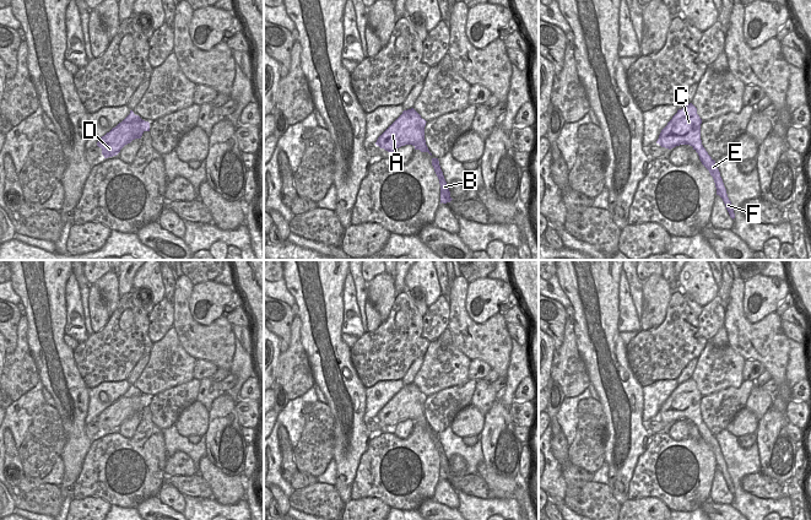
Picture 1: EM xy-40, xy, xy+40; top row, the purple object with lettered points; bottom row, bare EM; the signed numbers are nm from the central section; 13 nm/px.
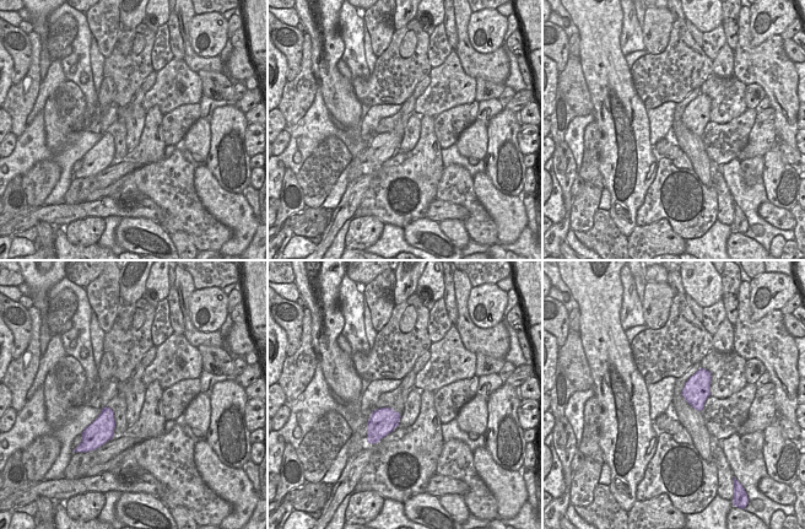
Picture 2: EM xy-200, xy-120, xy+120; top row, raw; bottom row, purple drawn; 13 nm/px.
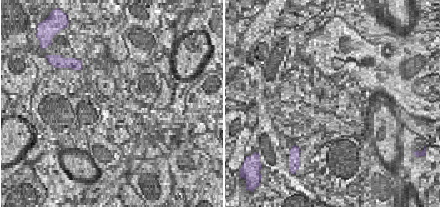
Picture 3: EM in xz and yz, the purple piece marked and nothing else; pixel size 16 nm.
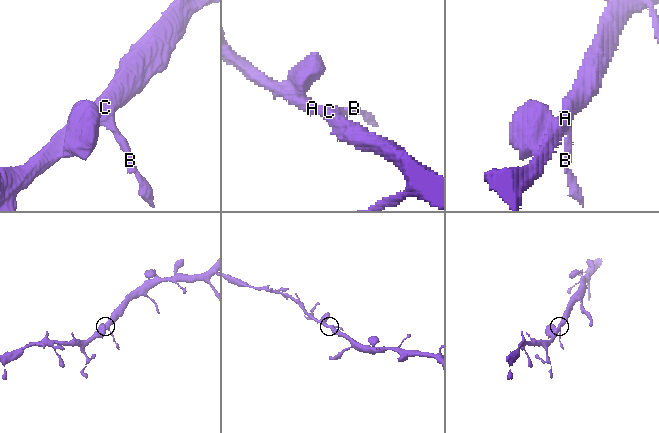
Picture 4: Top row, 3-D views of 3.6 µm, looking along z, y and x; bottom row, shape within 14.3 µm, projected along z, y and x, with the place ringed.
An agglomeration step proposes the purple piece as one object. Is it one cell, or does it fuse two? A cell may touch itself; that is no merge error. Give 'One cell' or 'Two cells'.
One cell.

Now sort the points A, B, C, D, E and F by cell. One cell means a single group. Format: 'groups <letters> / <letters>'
groups A B C D E F

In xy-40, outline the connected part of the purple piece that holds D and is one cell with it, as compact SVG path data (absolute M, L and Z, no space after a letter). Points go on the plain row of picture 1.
M130 385L121 397L98 415L97 421L102 423L104 433L113 432L133 415L141 413L145 406L150 406L150 397Z

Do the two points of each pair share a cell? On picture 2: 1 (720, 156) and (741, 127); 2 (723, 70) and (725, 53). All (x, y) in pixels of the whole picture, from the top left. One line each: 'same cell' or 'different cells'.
1: same cell
2: same cell

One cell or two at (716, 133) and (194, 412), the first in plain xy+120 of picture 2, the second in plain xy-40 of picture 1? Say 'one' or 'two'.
two

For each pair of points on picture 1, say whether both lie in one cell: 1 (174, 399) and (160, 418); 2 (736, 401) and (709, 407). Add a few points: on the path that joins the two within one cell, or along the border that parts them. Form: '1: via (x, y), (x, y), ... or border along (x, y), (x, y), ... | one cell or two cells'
1: via (171, 405), (161, 412) | one cell
2: via (730, 401), (720, 407), (715, 407) | one cell

